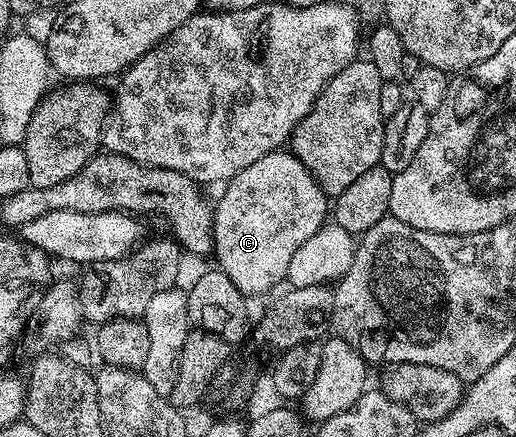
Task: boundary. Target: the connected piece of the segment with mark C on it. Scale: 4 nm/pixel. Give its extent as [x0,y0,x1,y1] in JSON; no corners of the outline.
[212,151,328,299]

